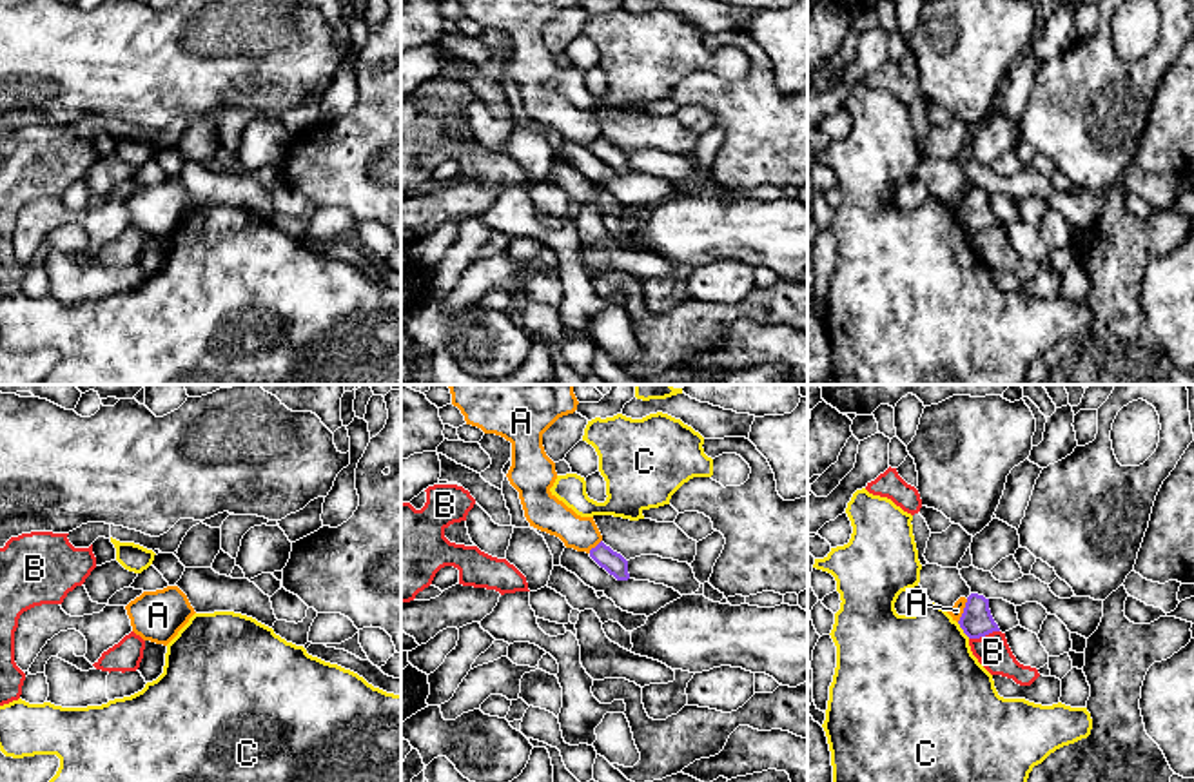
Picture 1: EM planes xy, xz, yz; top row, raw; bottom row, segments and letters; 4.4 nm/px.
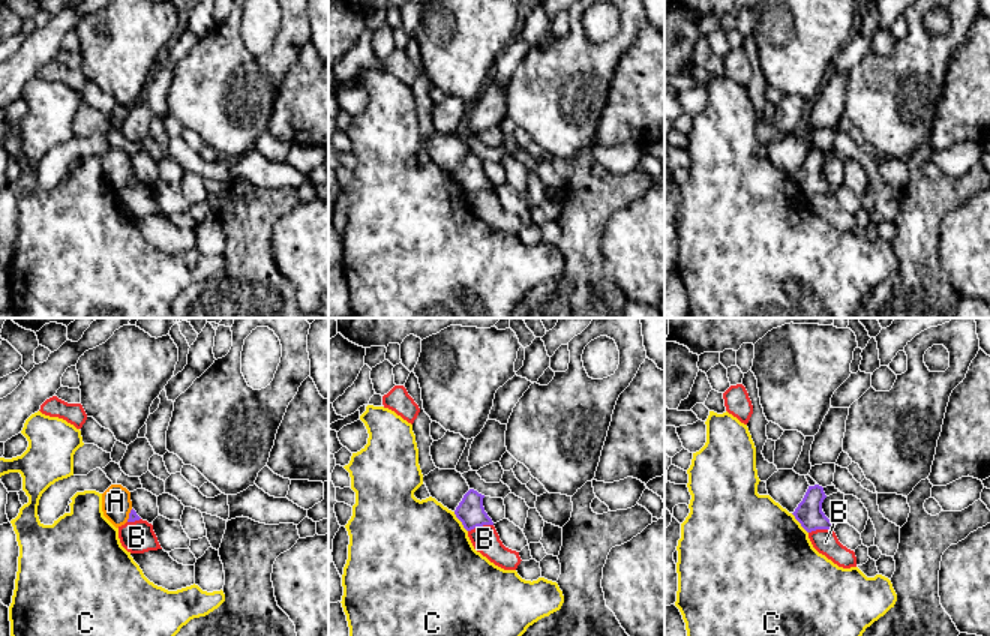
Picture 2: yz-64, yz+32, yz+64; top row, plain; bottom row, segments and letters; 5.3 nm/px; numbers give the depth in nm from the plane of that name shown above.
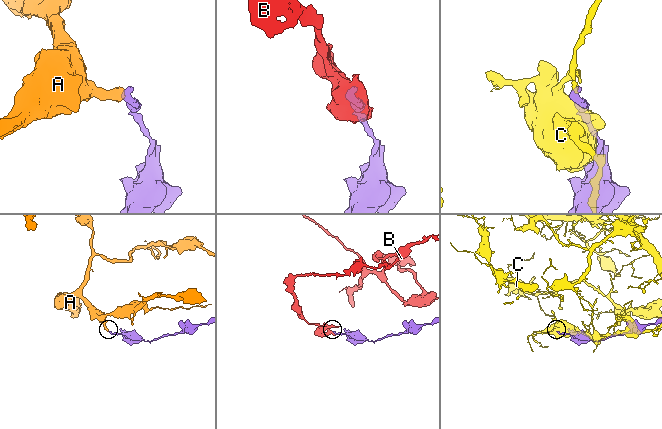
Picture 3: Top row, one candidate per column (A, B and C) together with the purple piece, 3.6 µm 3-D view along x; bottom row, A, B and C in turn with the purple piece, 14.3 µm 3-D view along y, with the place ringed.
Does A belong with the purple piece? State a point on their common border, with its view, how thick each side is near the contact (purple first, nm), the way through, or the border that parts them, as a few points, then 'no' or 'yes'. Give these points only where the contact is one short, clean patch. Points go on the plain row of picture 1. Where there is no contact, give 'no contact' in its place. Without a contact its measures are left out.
contact yz (964, 204); calibres 140 and 60 nm; border yz (968, 193), (957, 215); no

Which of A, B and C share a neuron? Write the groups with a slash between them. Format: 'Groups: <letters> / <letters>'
Groups: A / B / C

